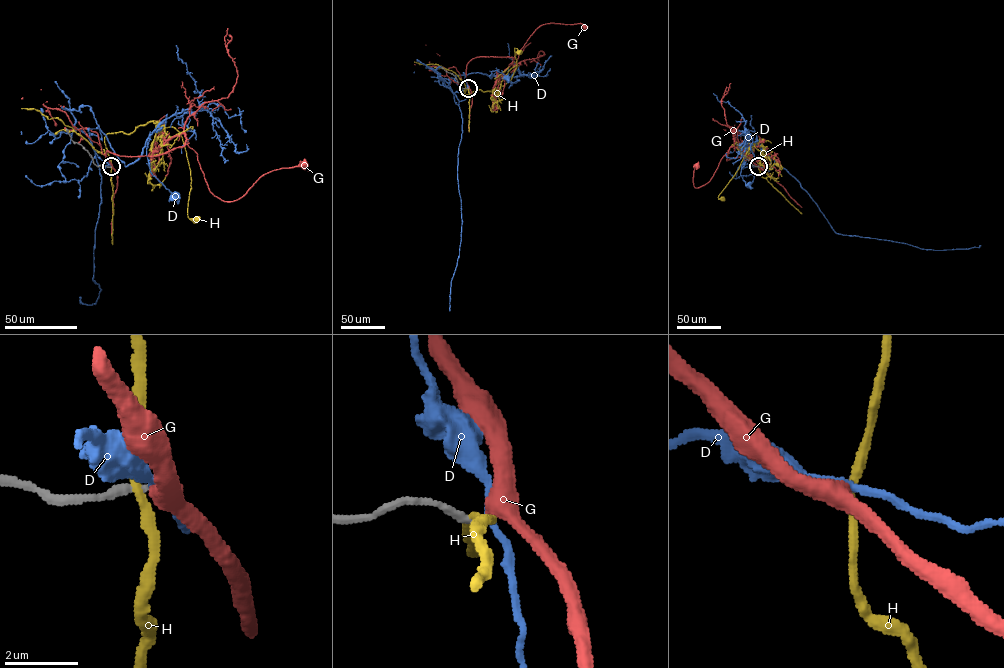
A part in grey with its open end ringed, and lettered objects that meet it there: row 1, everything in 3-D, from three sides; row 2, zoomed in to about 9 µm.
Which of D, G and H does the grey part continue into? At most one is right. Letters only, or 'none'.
G

